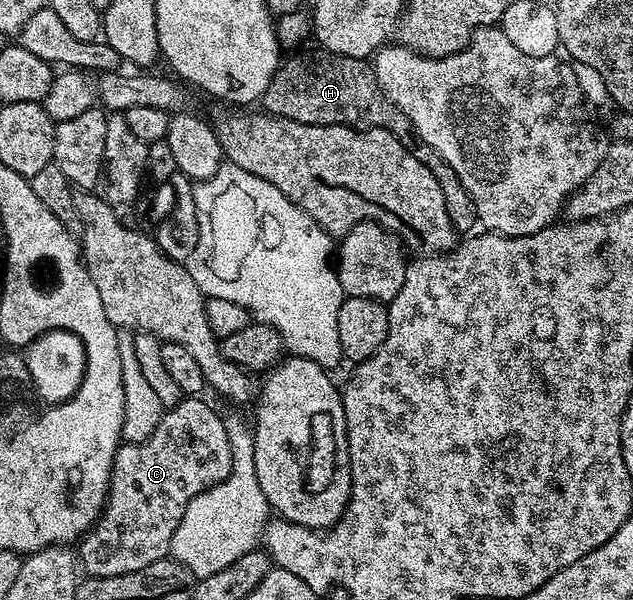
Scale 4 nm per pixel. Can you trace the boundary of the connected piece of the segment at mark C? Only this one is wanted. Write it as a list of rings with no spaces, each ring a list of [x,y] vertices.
[[[185,396],[178,404],[170,408],[164,409],[161,420],[157,424],[157,428],[153,428],[153,432],[143,442],[123,442],[119,447],[119,451],[115,453],[113,460],[113,468],[111,469],[111,479],[109,480],[109,488],[107,489],[107,499],[103,505],[103,511],[99,514],[99,519],[95,521],[94,526],[83,535],[77,546],[77,558],[81,563],[81,570],[84,575],[92,578],[104,578],[105,576],[125,576],[125,572],[137,572],[141,568],[149,568],[149,564],[153,564],[157,560],[168,557],[171,553],[171,541],[173,540],[173,532],[177,532],[177,524],[181,524],[181,516],[185,512],[185,508],[189,504],[189,500],[193,500],[193,496],[197,496],[201,492],[205,492],[209,488],[213,488],[217,484],[221,484],[228,476],[233,468],[233,452],[229,444],[229,436],[227,435],[226,421],[210,406],[204,399],[199,396]]]

